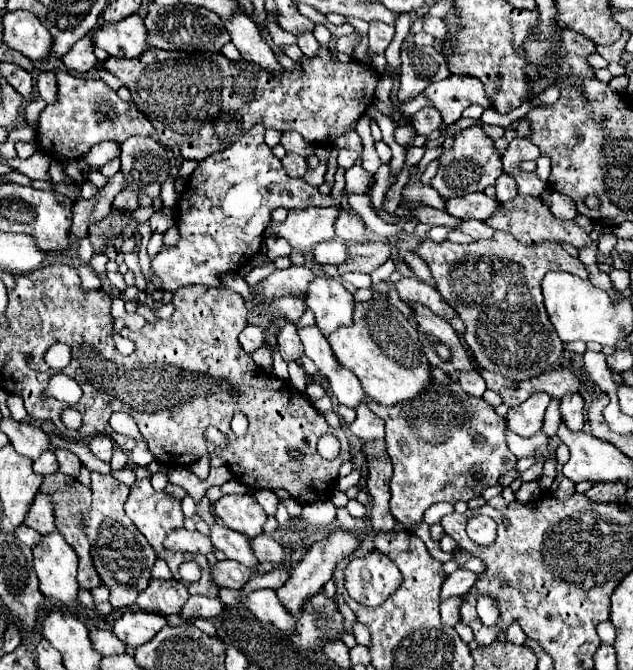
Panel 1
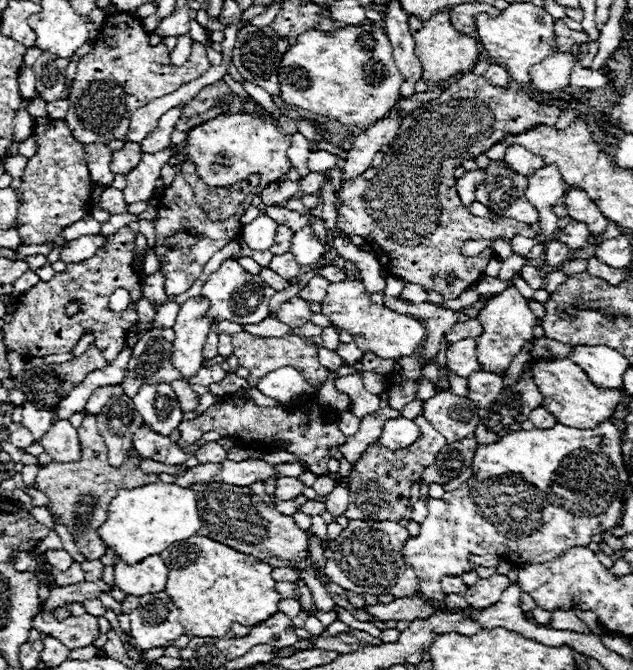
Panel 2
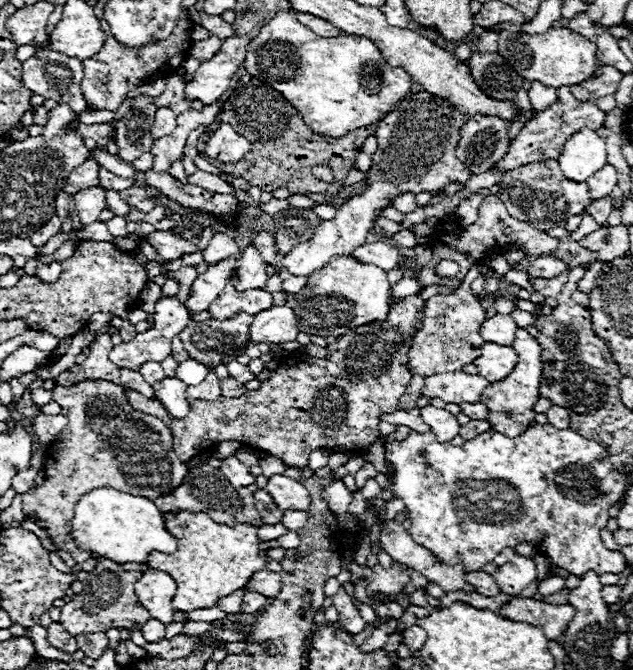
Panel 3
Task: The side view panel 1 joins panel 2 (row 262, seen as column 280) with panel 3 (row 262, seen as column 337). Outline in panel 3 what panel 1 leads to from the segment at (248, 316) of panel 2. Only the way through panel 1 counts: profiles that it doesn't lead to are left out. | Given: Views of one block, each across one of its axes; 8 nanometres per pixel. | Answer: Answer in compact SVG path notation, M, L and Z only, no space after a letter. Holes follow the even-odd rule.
M214 234L212 238L210 238L210 242L208 242L208 248L202 252L204 254L204 260L208 262L208 264L218 264L220 260L226 260L228 256L240 256L240 248L238 248L238 244L232 240L232 238L228 238L226 234Z

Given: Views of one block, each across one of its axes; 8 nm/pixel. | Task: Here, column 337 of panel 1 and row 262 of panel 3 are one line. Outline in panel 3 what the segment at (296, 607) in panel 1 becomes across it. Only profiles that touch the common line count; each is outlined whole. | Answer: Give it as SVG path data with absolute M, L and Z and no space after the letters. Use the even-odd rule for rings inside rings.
M540 256L540 258L532 258L528 264L528 274L532 278L554 278L558 274L562 274L568 266L554 258L554 256Z

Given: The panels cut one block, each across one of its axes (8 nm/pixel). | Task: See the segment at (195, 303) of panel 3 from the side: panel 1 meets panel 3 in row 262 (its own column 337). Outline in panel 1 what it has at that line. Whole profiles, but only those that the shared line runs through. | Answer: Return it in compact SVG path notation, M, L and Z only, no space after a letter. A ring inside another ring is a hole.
M342 208L336 218L336 238L344 242L366 242L366 226L352 210Z

